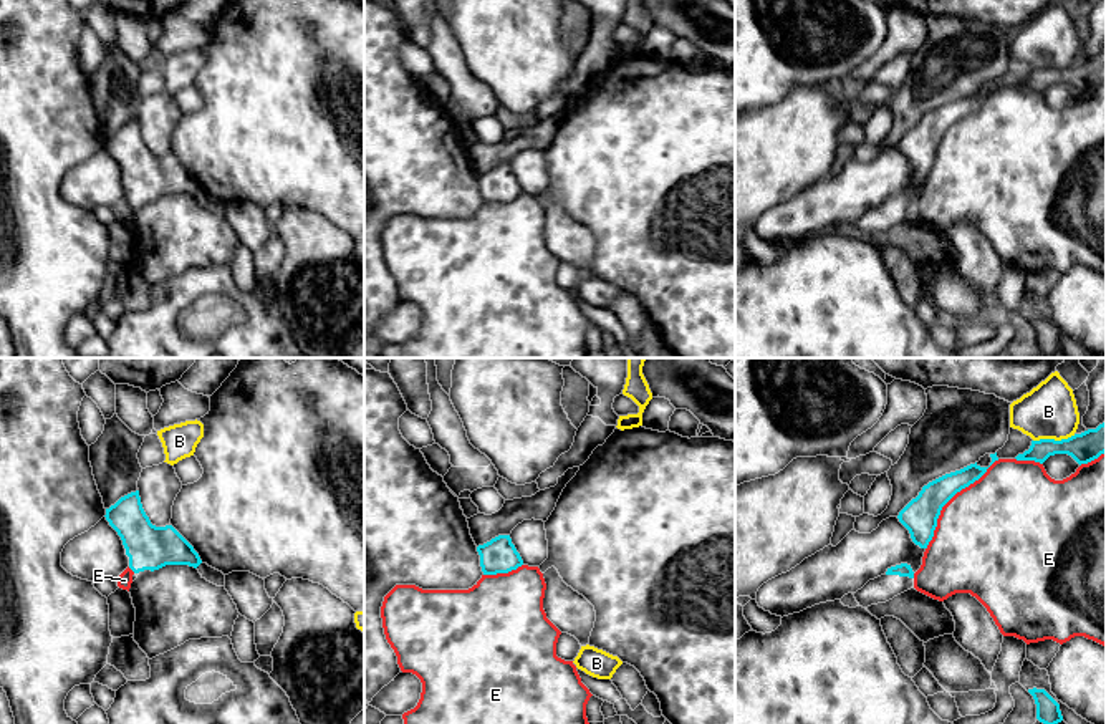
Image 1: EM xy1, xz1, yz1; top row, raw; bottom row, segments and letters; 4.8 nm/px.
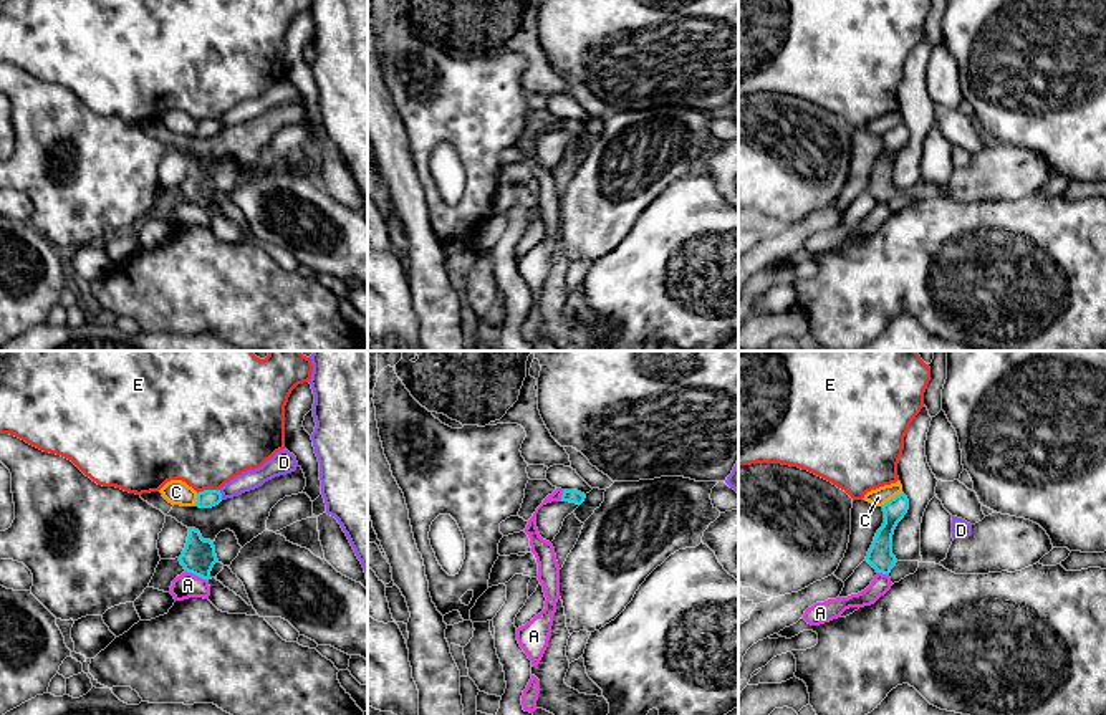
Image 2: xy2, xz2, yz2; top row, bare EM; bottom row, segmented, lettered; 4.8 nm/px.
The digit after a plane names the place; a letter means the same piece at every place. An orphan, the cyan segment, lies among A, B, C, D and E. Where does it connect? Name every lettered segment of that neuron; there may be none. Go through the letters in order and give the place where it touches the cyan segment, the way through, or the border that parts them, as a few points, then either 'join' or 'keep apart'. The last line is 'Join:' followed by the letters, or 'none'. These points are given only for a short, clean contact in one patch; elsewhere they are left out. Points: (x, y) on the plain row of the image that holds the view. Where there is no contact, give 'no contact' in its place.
A: contact xy2 (197, 204); border xy2 (186, 199), (207, 211); keep apart
B: contact yz1 (1053, 68); keep apart
C: contact yz2 (891, 128); keep apart
D: contact xy2 (221, 124); border xy2 (219, 119), (222, 128); keep apart
E: contact yz1 (949, 128); keep apart
Join: none

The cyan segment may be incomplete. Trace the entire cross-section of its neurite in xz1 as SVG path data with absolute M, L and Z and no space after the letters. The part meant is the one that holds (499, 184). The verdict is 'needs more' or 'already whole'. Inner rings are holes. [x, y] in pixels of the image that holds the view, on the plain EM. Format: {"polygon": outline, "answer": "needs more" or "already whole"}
{"polygon": "M498 164L492 167L490 171L478 174L477 181L480 184L483 204L508 202L523 194L510 164Z", "answer": "already whole"}

